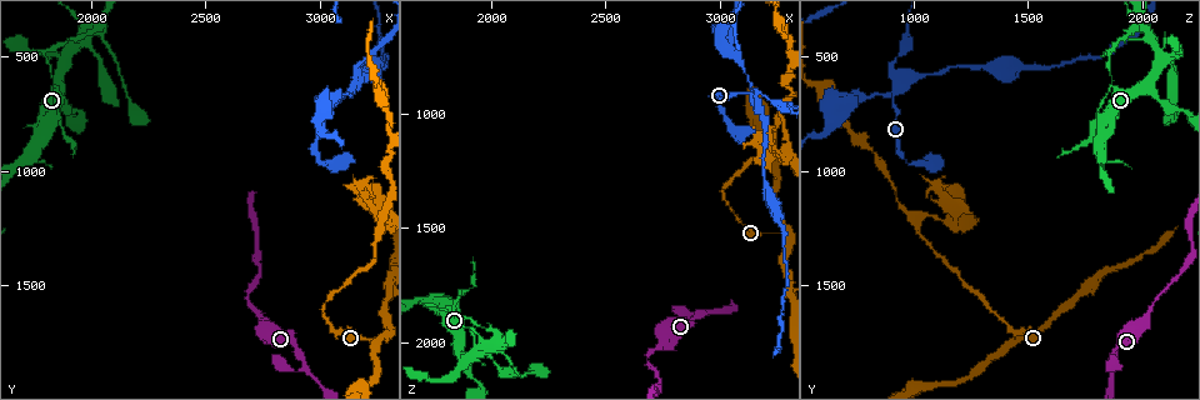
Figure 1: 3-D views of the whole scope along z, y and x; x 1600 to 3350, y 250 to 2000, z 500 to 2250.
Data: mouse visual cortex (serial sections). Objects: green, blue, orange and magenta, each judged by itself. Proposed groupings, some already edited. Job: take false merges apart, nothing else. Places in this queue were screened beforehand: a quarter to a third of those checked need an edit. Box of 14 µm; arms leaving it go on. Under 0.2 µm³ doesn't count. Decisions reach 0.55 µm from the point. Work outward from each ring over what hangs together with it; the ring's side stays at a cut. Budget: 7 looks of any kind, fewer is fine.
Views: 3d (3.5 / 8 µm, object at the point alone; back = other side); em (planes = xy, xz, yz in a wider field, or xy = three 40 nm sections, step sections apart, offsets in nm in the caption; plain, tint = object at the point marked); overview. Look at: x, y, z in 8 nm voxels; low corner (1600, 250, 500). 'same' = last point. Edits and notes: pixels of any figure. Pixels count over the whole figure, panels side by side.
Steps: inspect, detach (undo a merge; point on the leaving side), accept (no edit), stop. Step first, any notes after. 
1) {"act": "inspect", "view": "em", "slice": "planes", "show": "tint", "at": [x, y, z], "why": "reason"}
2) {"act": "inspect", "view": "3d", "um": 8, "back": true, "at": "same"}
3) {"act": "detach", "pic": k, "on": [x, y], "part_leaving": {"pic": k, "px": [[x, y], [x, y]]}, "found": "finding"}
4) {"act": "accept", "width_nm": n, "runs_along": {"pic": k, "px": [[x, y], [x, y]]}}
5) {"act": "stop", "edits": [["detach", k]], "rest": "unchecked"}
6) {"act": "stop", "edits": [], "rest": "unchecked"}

{"act": "inspect", "view": "3d", "um": 3.5, "at": [2930, 1850, 1870], "why": "abrupt turn"}

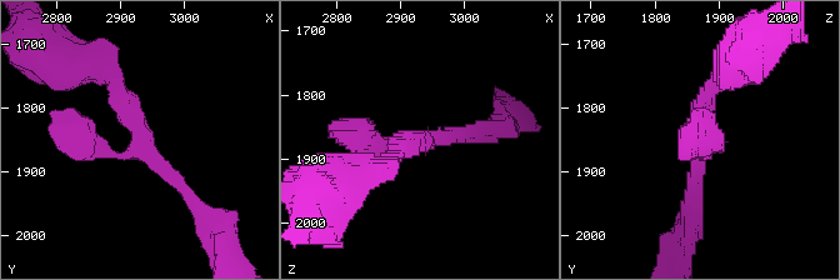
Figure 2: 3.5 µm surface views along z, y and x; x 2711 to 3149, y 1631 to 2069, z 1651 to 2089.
{"act": "inspect", "view": "em", "slice": "xy", "step": 1, "show": "tint", "at": [2935, 1855, 1875], "why": "now the EM"}

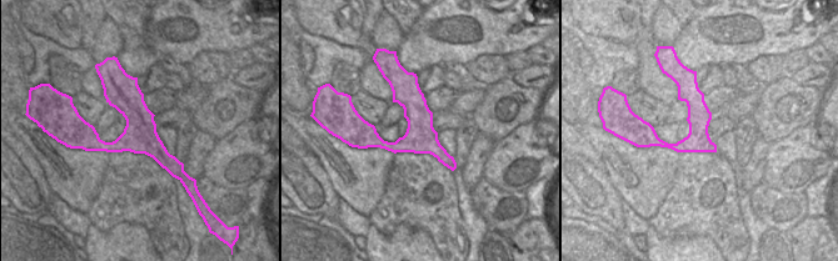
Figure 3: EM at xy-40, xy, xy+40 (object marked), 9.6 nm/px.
{"act": "accept", "runs_along": {"pic": 2, "px": [[108, 74], [143, 146], [116, 154], [74, 128]]}, "found": "one cell here"}

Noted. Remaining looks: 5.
{"act": "inspect", "view": "3d", "um": 8, "at": [3130, 660, 900], "why": "four arms meet"}

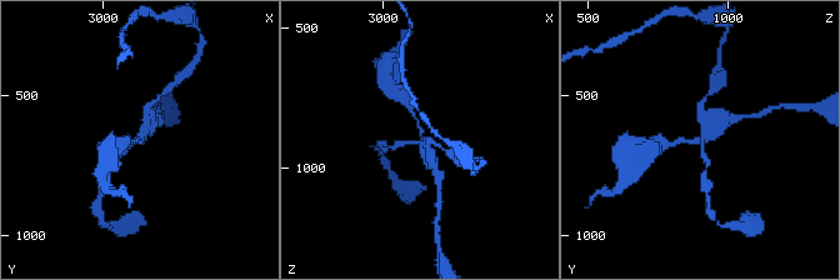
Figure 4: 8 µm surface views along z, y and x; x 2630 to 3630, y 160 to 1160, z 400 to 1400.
{"act": "inspect", "view": "3d", "um": 3.5, "at": [3120, 640, 920]}

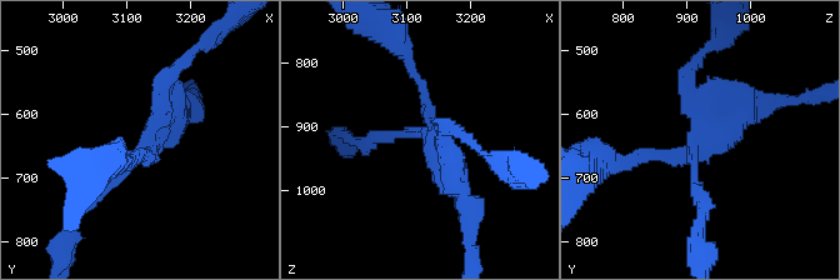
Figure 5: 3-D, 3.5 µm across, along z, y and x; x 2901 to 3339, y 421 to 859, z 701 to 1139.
{"act": "inspect", "view": "em", "slice": "xy", "step": 3, "show": "tint", "at": [3125, 645, 905], "arms": 4, "arm_widths_nm": [150, 150, 250, 350]}

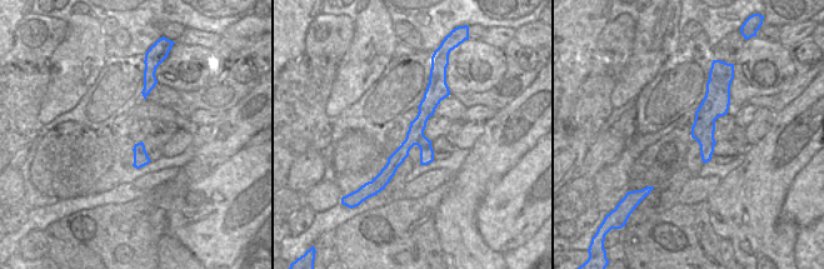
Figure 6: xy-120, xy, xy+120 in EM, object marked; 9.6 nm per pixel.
{"act": "detach", "pic": 5, "on": [461, 178], "part_leaving": {"pic": 5, "px": [[428, 141], [470, 209], [470, 240]]}, "found": "two cells meet here"}

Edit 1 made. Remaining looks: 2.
{"act": "stop", "edits": [["detach", 5]], "rest": "unchecked"}

